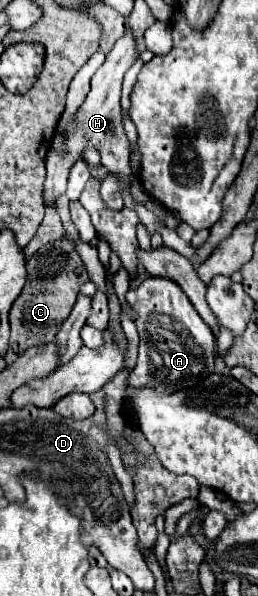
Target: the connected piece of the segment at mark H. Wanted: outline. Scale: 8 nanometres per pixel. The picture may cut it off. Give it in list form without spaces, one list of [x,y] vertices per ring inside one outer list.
[[[132,30],[126,32],[126,36],[122,36],[112,52],[106,56],[106,62],[96,70],[96,74],[92,76],[92,90],[88,92],[86,100],[82,102],[82,106],[76,112],[76,128],[66,134],[64,140],[64,154],[58,154],[56,150],[48,152],[46,158],[46,184],[44,184],[44,194],[46,196],[60,196],[66,190],[66,182],[68,182],[68,174],[70,174],[70,166],[82,158],[84,150],[88,146],[96,148],[100,152],[100,162],[106,170],[110,172],[122,172],[130,178],[130,194],[132,198],[140,200],[140,202],[148,202],[148,196],[144,194],[140,182],[134,182],[132,172],[130,172],[130,142],[126,138],[124,126],[122,126],[122,110],[120,110],[120,86],[122,86],[122,76],[124,72],[134,64],[134,56],[136,56],[136,40],[132,36]]]

